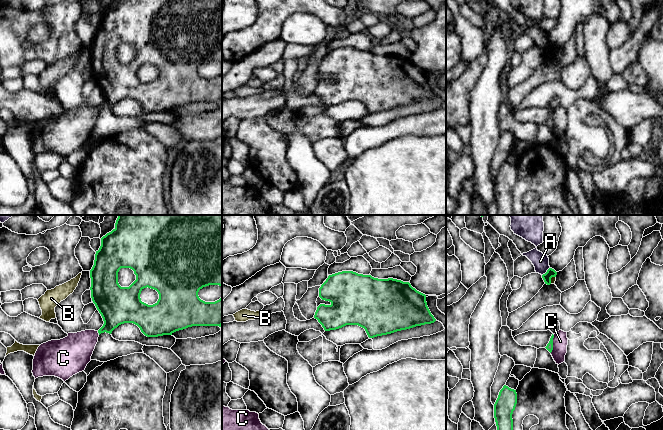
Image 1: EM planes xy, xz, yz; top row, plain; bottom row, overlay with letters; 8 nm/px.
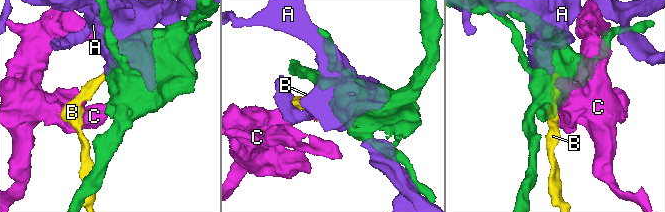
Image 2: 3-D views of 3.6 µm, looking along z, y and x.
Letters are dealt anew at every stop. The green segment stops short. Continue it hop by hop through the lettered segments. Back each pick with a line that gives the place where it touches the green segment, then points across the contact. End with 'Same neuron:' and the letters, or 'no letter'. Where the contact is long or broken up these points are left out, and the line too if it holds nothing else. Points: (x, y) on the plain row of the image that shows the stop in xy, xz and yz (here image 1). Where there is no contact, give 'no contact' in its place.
Same neuron: no letter

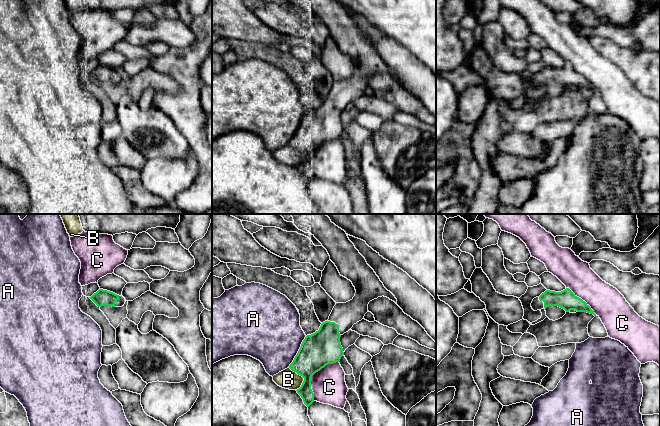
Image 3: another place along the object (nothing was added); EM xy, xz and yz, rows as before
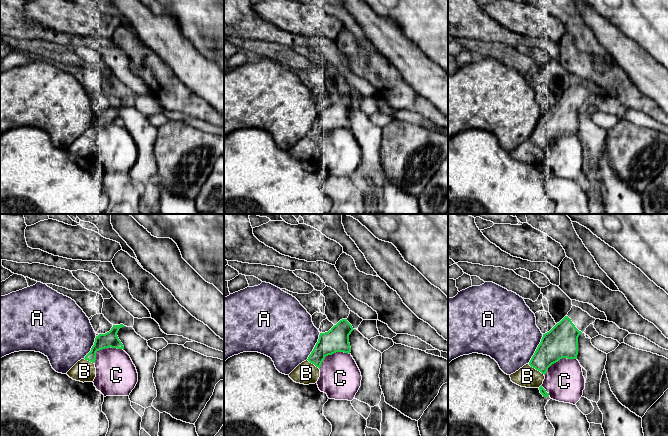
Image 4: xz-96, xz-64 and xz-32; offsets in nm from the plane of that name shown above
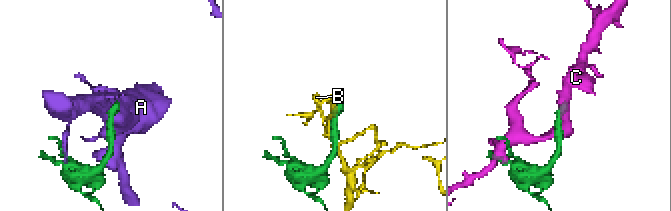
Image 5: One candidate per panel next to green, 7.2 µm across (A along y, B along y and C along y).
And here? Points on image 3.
Same neuron: no letter

